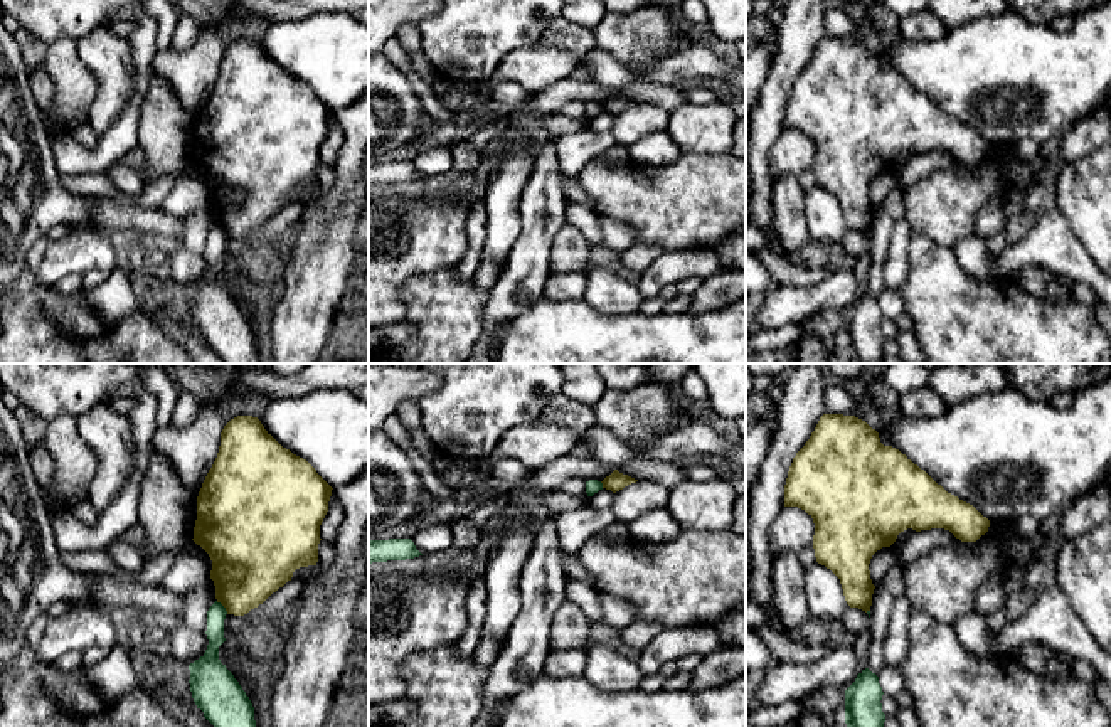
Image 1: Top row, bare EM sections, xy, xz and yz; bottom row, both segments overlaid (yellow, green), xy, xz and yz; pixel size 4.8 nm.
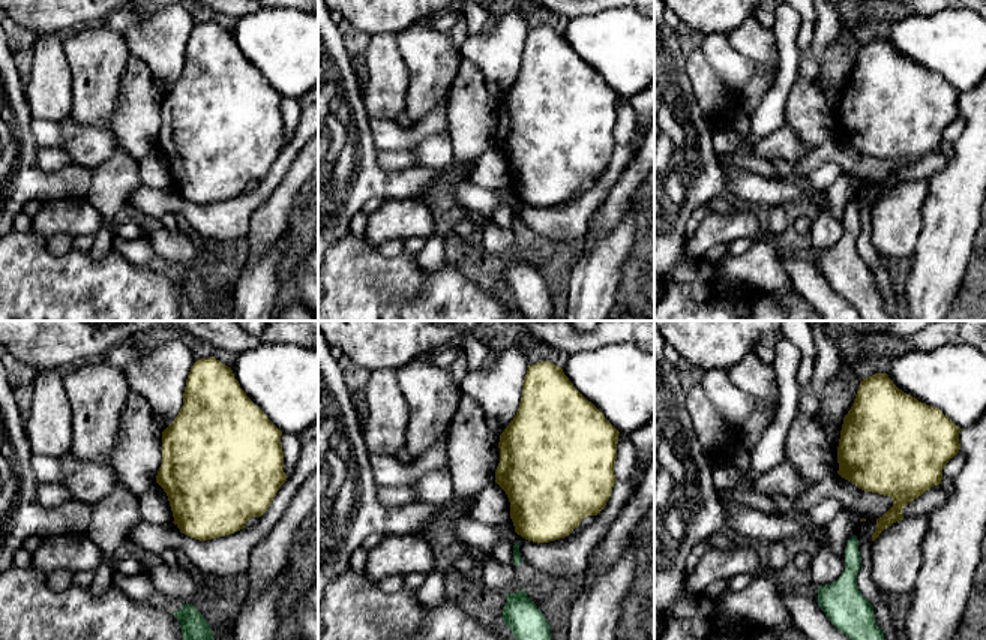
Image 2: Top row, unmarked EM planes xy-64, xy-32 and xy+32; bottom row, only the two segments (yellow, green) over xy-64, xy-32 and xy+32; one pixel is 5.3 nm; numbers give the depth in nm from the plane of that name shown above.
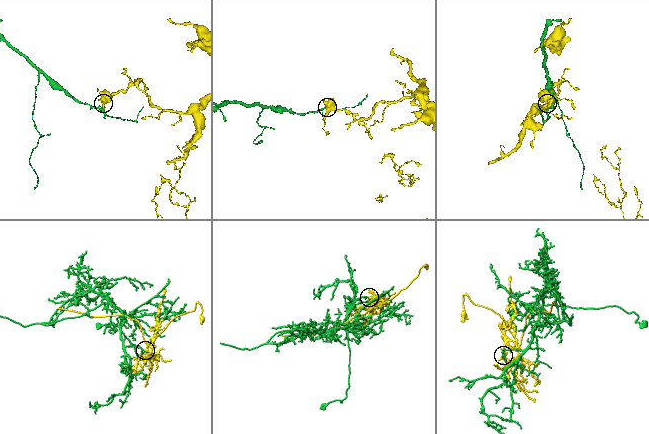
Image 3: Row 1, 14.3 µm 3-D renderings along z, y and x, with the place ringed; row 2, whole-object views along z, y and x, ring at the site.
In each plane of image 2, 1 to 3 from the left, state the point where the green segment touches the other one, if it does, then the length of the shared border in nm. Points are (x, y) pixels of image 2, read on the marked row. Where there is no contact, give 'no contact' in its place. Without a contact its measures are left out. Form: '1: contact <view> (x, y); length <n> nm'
1: no contact
2: no contact
3: no contact

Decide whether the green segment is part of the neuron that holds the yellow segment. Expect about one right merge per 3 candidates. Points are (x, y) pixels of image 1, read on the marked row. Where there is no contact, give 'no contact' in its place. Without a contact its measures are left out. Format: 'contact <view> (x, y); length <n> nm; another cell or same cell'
contact xy (223, 604); length 90 nm; another cell

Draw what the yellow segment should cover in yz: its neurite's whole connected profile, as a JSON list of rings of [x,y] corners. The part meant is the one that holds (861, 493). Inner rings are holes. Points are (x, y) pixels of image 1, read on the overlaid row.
[[[823,414],[793,458],[784,507],[798,507],[813,518],[816,562],[840,579],[847,604],[865,613],[875,589],[870,559],[882,547],[890,547],[901,532],[944,528],[961,542],[976,542],[990,527],[973,505],[948,493],[899,449],[884,446],[865,421],[843,414]]]

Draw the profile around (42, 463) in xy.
[[[44,441],[35,443],[34,446],[29,448],[29,459],[30,459],[35,480],[42,488],[45,500],[49,503],[49,493],[54,488],[54,480],[56,480],[56,466]]]

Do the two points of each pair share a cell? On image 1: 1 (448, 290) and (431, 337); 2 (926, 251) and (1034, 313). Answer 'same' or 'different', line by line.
1: same
2: same

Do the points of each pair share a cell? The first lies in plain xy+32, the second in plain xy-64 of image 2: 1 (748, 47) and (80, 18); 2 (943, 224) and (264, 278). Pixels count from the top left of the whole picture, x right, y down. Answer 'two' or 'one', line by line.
1: two
2: one

